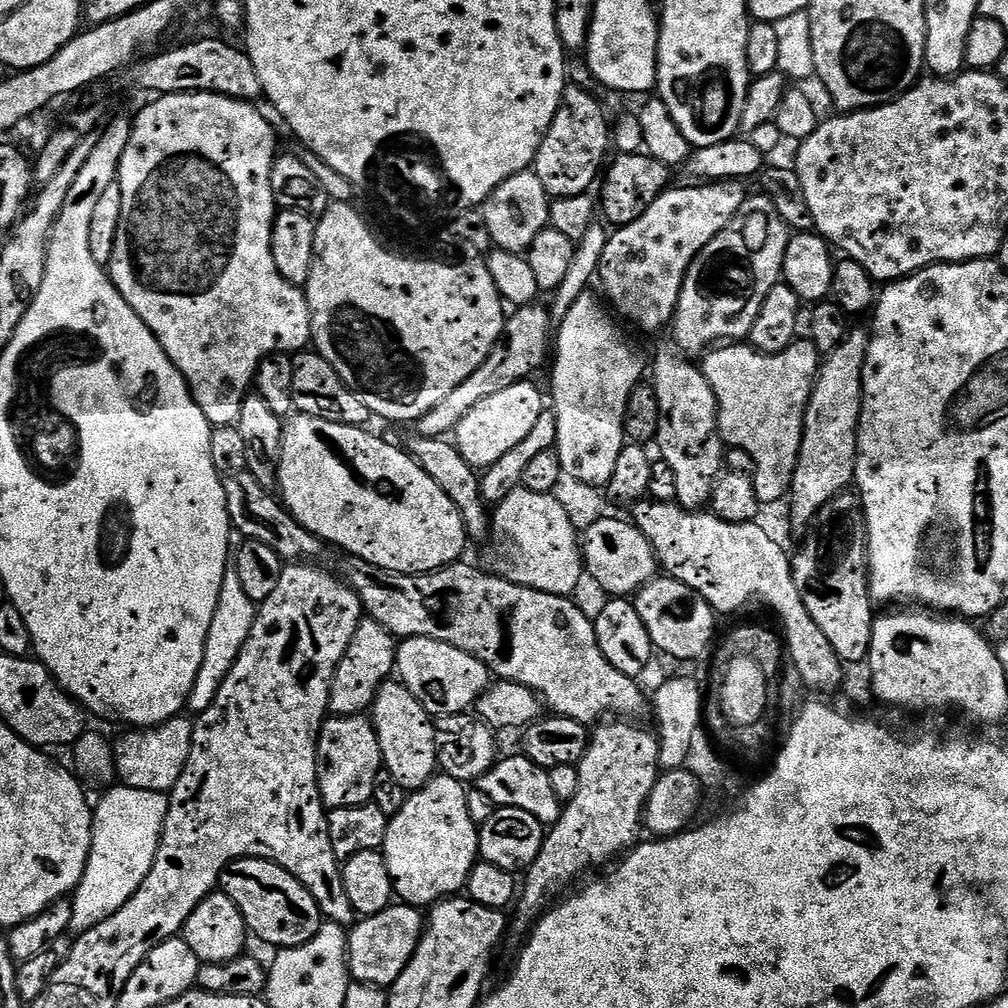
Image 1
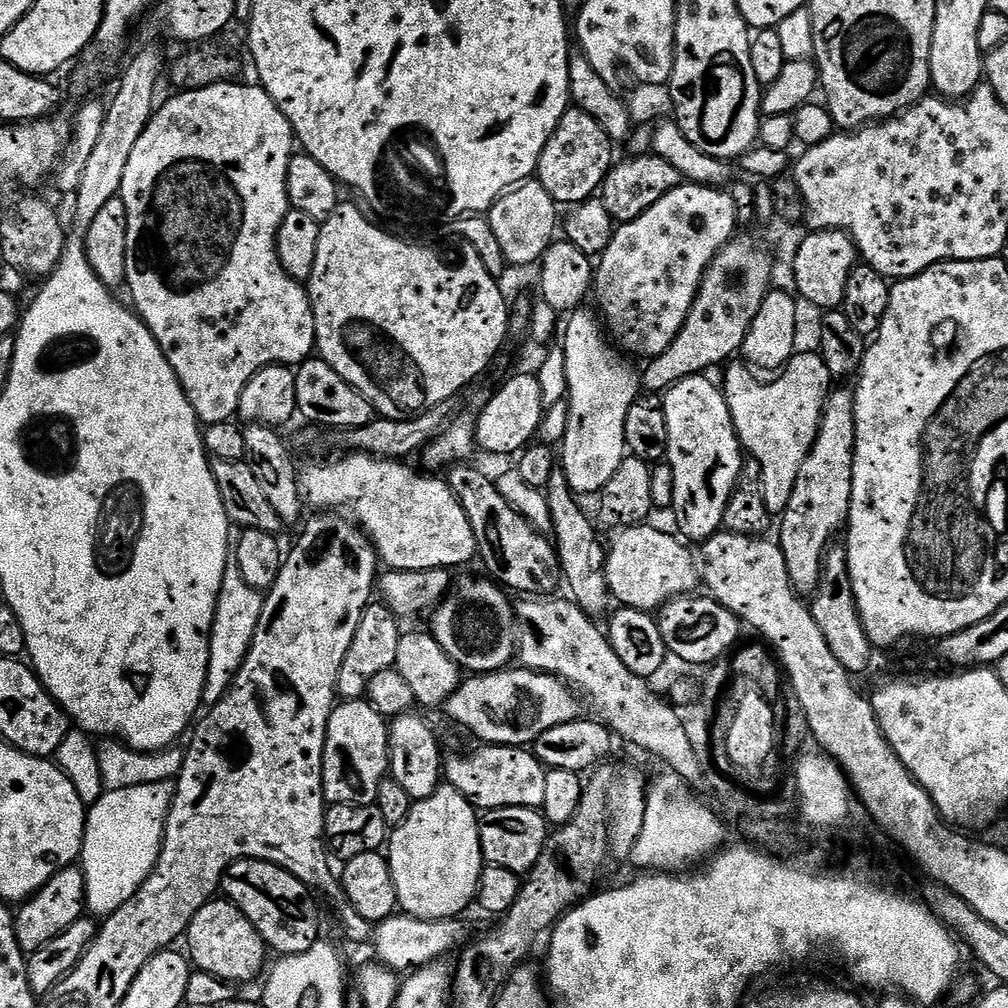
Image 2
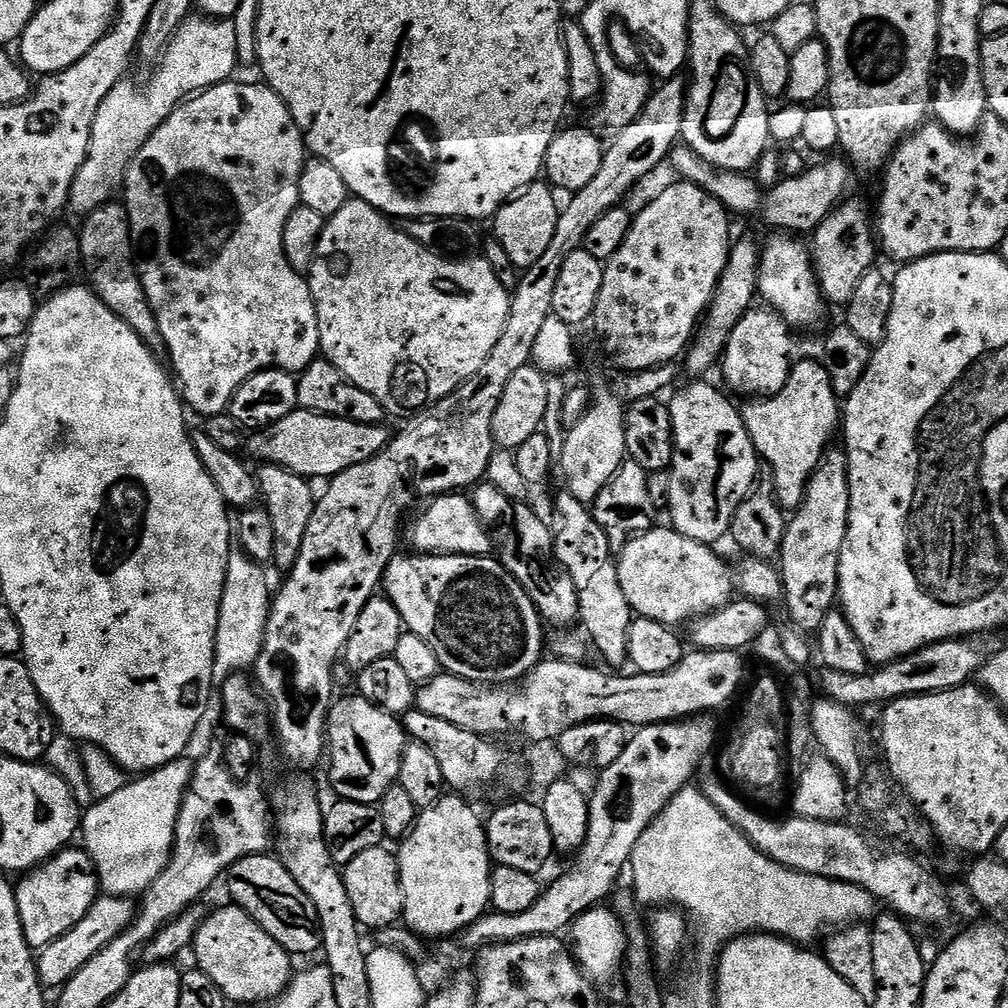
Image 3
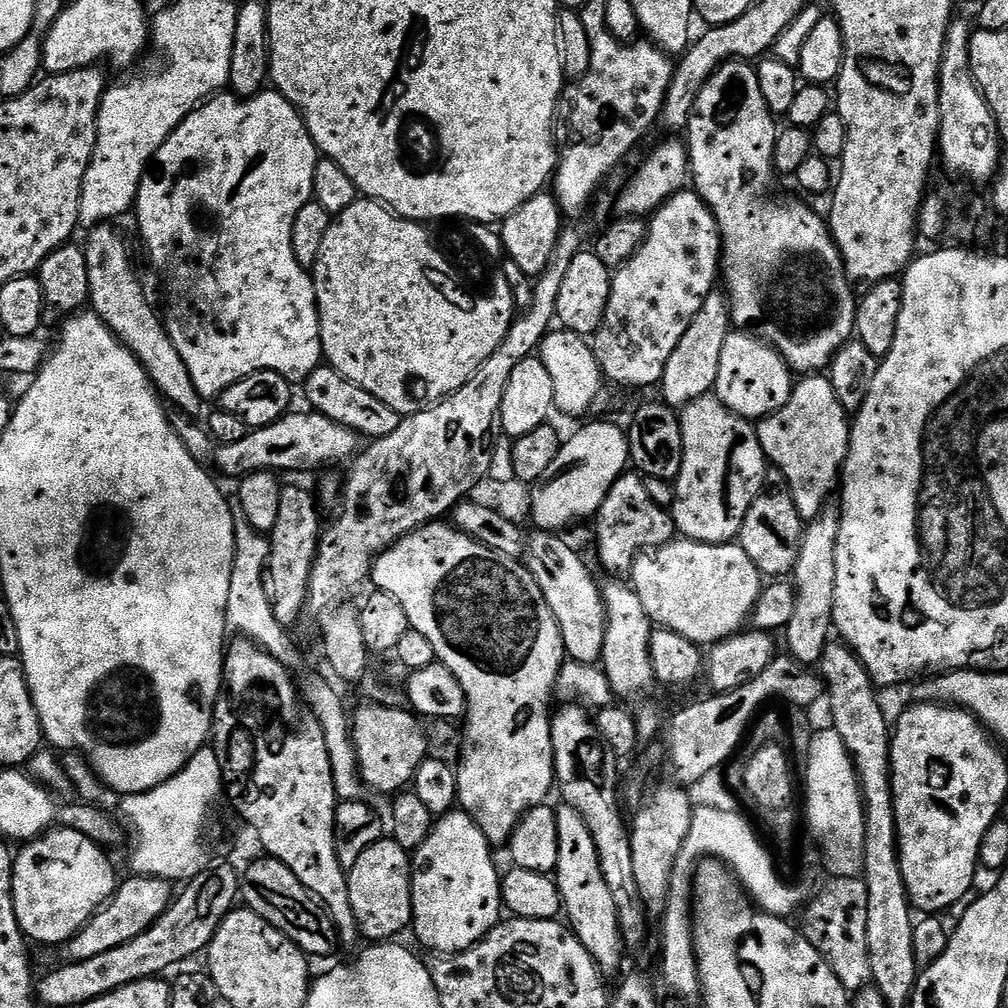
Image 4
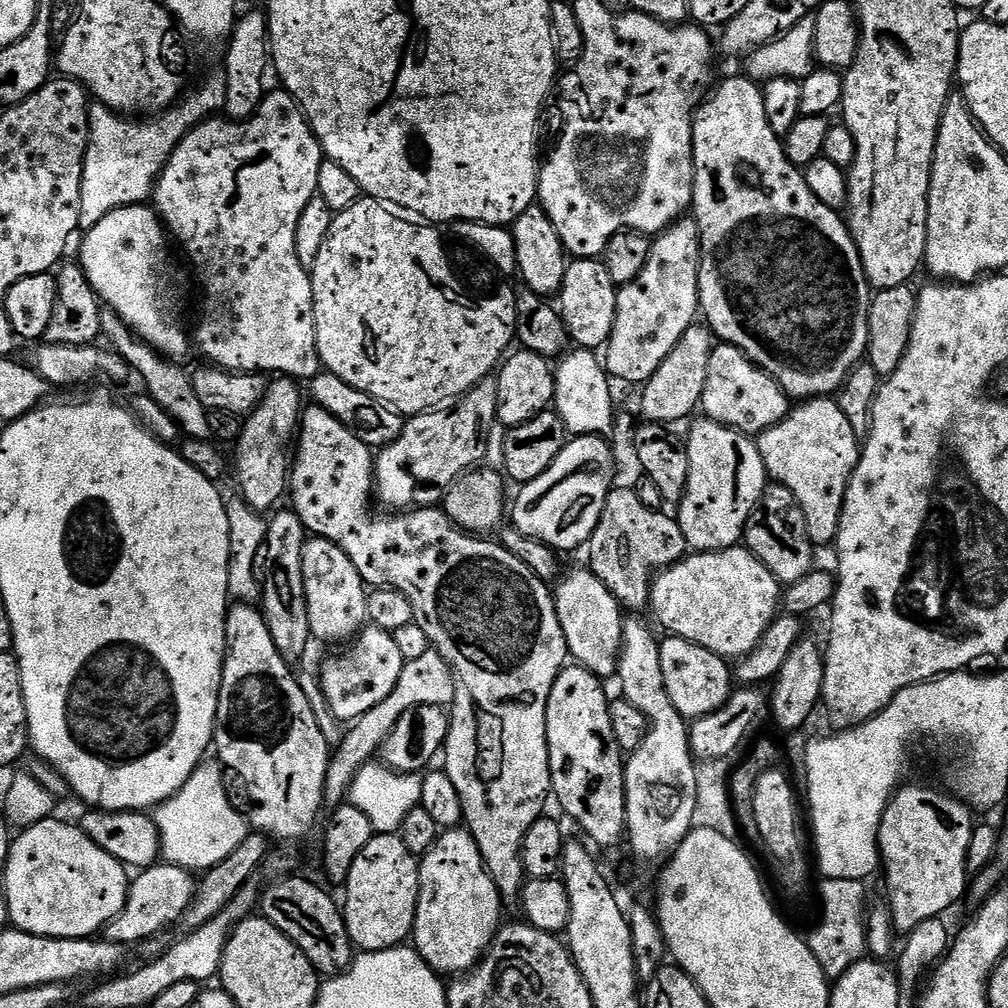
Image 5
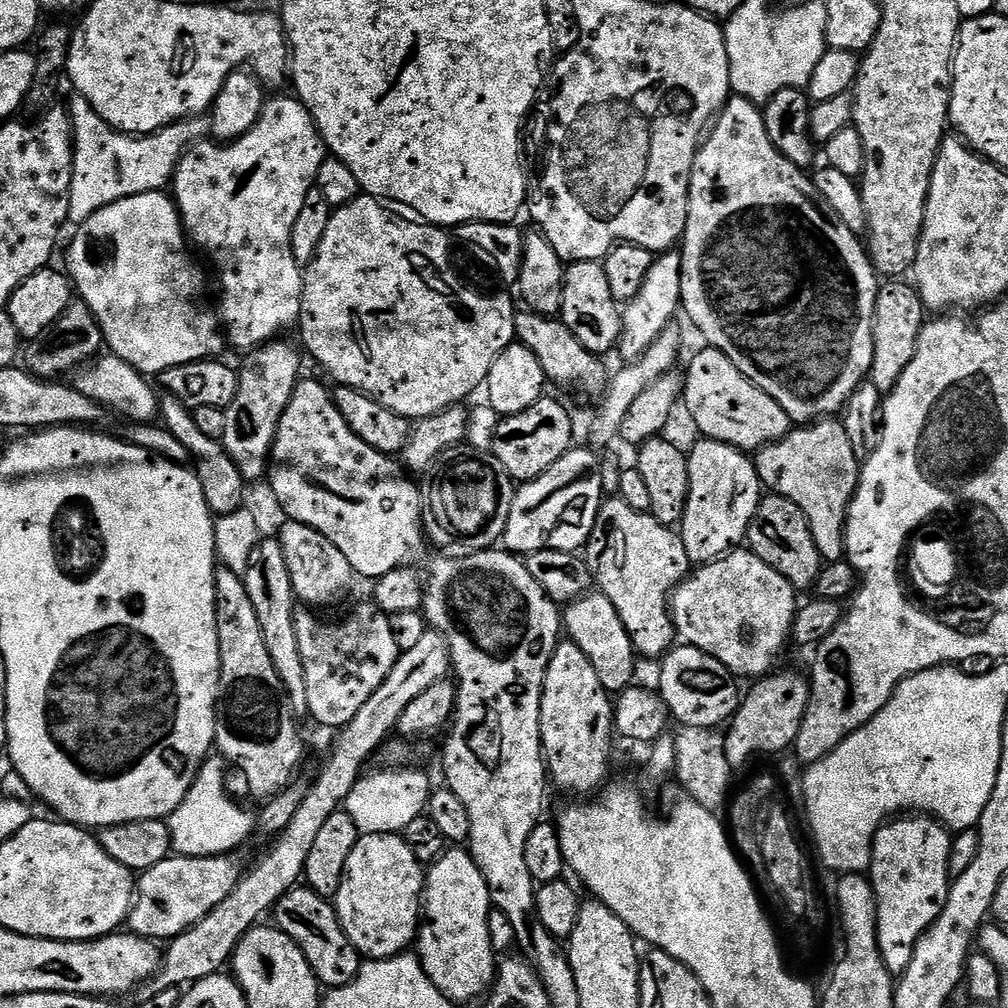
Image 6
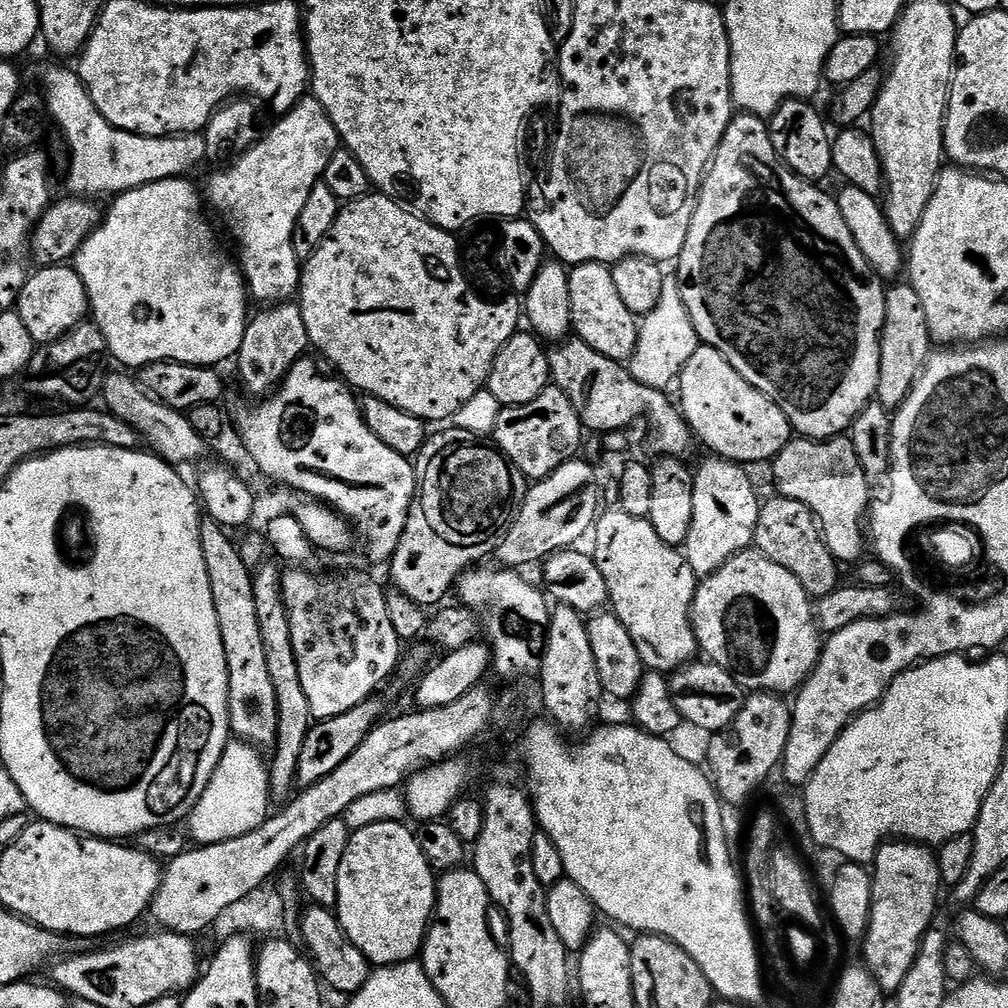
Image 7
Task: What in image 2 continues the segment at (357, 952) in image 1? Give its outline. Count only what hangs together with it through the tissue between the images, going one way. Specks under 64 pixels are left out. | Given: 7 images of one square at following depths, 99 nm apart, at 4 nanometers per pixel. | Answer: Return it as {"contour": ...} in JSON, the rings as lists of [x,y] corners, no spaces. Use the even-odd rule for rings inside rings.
{"contour":[[[393,914],[381,920],[374,928],[375,959],[397,974],[408,974],[425,968],[436,960],[451,957],[451,952],[463,949],[473,939],[472,928],[464,918],[451,920],[419,920],[413,916]]]}

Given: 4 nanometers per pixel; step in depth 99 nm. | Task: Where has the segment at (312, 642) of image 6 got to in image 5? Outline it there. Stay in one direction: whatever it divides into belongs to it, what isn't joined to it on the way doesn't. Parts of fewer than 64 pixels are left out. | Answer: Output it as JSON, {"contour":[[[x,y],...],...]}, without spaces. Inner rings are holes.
{"contour":[[[368,626],[363,629],[351,641],[350,646],[341,656],[332,656],[318,671],[320,688],[324,691],[329,710],[340,722],[355,722],[361,720],[367,712],[374,710],[384,698],[389,697],[390,692],[398,684],[399,675],[406,661],[402,658],[402,650],[398,650],[398,642],[395,635],[375,626]]]}

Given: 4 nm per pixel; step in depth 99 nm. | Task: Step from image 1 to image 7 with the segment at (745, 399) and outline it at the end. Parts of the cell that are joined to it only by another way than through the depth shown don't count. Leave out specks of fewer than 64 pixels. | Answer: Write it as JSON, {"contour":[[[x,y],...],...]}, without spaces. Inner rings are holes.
{"contour":[[[793,438],[779,452],[776,459],[771,461],[770,468],[772,468],[772,480],[776,483],[777,489],[775,491],[786,498],[802,502],[802,506],[810,509],[817,520],[820,521],[824,541],[832,557],[841,565],[855,565],[864,556],[862,555],[864,544],[866,548],[866,517],[870,512],[870,507],[868,508],[870,476],[864,472],[860,465],[859,456],[855,453],[851,439],[810,440],[807,438]]]}

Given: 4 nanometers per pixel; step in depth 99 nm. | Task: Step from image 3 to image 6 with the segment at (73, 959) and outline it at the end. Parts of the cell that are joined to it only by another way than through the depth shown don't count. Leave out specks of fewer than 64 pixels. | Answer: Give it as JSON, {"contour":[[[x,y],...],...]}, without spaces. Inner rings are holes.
{"contour":[[[232,854],[223,856],[181,856],[169,855],[168,859],[158,862],[150,870],[142,873],[138,880],[138,887],[134,892],[134,903],[130,913],[130,928],[135,935],[147,936],[153,942],[171,941],[173,936],[181,936],[186,929],[192,928],[210,910],[214,910],[234,891],[242,875],[242,868]]]}

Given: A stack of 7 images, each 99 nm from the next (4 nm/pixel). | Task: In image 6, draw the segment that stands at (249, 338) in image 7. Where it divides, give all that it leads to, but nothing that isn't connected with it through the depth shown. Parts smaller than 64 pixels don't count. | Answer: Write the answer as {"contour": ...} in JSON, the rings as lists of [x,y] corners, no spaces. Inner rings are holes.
{"contour":[[[277,338],[245,355],[248,357],[244,365],[238,368],[238,394],[234,402],[224,409],[226,438],[222,443],[246,482],[265,479],[270,468],[272,444],[278,434],[278,422],[282,422],[282,414],[286,406],[290,406],[290,398],[302,379],[300,356],[294,345],[284,342]]]}

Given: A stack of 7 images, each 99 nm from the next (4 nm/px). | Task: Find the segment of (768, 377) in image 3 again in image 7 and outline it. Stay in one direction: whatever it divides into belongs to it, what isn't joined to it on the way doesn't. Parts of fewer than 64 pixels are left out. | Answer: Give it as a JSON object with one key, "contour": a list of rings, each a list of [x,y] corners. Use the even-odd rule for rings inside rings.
{"contour":[[[702,346],[694,350],[694,358],[686,362],[679,374],[680,402],[683,417],[691,428],[693,437],[709,448],[721,460],[730,460],[734,464],[749,466],[771,462],[793,439],[792,423],[778,410],[766,394],[762,394],[718,350]]]}

